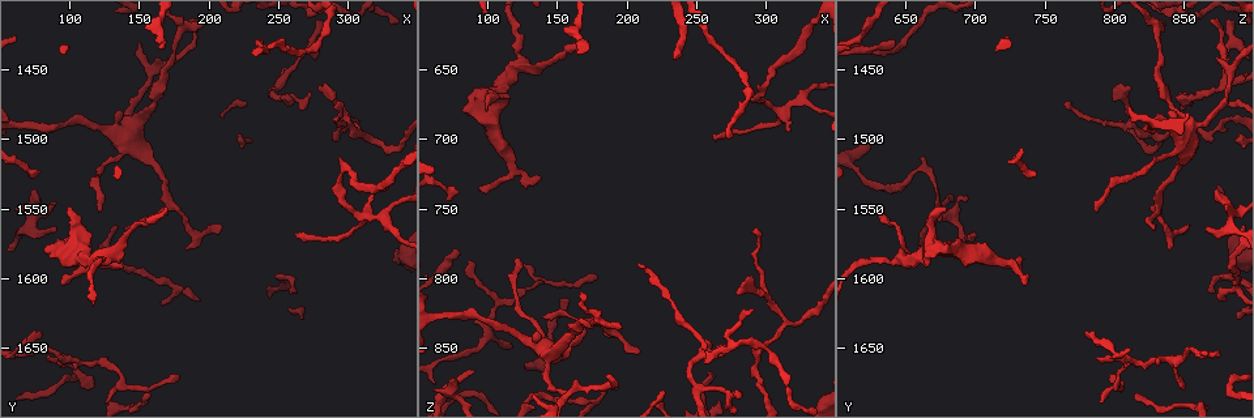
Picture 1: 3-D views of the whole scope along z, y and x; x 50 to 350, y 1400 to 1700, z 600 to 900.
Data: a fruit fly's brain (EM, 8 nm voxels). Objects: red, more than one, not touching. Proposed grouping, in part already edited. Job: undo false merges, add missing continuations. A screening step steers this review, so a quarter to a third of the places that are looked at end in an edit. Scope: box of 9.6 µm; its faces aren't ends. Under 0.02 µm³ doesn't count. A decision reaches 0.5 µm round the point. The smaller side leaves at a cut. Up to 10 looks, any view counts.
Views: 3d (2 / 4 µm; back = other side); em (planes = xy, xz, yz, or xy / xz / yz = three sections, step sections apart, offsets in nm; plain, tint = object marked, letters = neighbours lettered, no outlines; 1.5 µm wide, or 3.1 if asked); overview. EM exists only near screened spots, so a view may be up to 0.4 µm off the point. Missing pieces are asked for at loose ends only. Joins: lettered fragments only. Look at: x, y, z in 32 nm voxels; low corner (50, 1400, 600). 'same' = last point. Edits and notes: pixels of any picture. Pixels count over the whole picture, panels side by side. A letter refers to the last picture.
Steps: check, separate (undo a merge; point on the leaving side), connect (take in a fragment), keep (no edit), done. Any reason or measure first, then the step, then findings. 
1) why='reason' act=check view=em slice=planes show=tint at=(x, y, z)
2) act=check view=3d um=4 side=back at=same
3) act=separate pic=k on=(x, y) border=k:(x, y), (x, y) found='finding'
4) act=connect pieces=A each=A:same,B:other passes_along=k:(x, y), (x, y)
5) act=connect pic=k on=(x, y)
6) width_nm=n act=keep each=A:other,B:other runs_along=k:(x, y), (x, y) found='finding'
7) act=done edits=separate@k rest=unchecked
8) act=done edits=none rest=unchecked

act=check view=em slice=planes show=tint at=(124, 1584, 648)

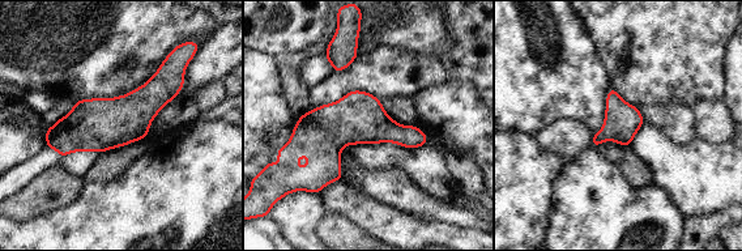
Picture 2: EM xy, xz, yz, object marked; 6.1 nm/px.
why='see the neighbours' act=check view=em slice=planes show=letters at=same

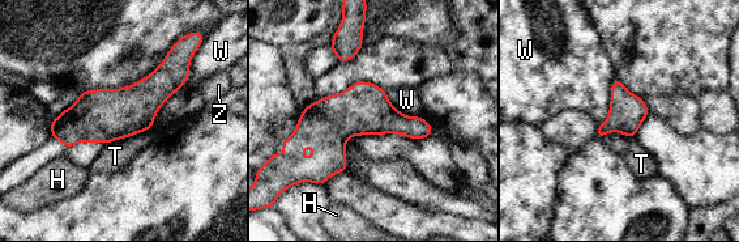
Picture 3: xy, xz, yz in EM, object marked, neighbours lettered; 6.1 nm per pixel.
act=keep each=H:other,T:other,W:other,Z:other border=3:(189, 75), (158, 110), (152, 126) found='one cell here'

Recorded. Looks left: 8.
why='branch stops here' act=check view=3d um=2 at=(100, 1550, 678)

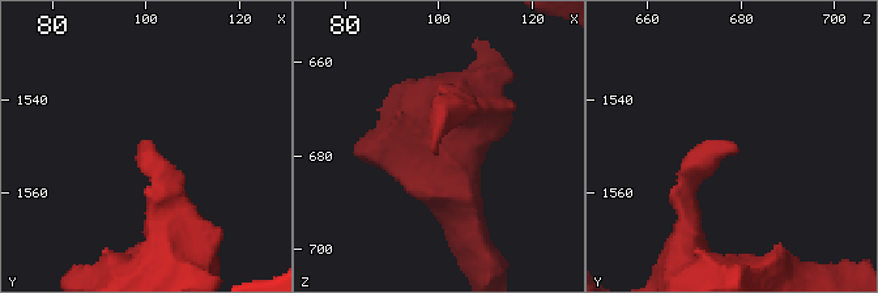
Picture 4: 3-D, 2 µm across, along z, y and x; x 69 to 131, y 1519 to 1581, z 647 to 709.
why='shape alone is not enough' act=check view=em slice=planes show=letters at=(99, 1549, 679)

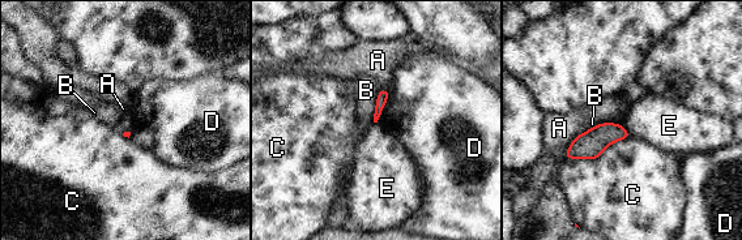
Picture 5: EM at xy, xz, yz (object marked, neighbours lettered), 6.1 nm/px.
act=keep each=A:other,B:other,C:other,D:other,E:other border=5:(625, 125), (631, 134) found='no lettered fragment goes on from it'

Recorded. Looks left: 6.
why='free end' act=check view=3d um=4 at=(118, 1678, 850)

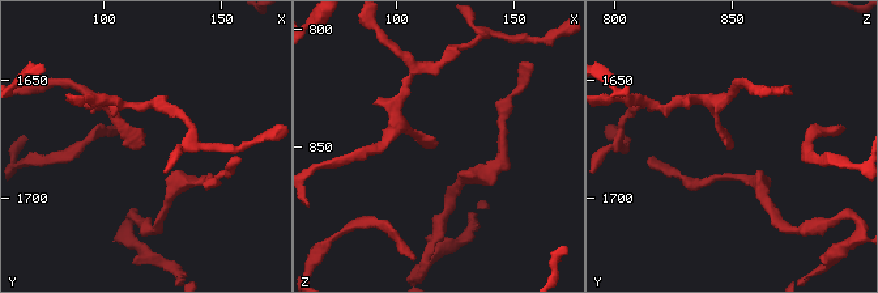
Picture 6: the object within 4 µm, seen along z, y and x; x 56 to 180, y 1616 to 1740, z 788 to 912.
act=check view=em slice=xz step=8 show=letters at=(117, 1678, 848)

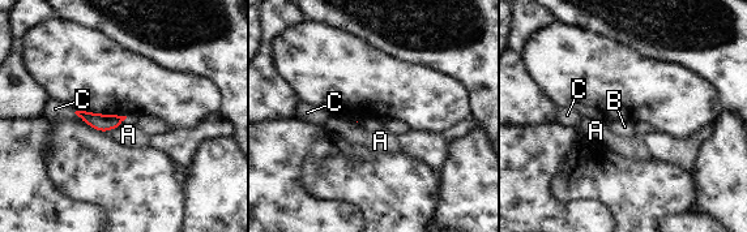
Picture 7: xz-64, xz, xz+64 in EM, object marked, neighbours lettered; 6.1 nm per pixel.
why='cut it another way' act=check view=em slice=planes show=letters at=same

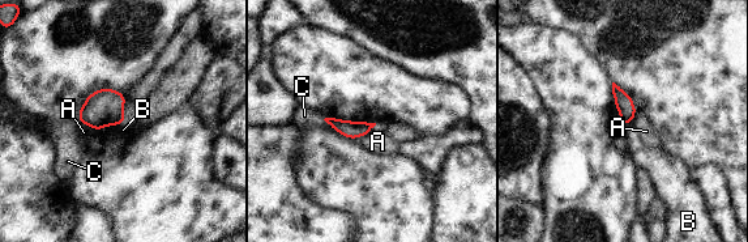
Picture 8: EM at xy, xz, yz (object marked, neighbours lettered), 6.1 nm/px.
act=keep each=A:other,B:other,C:other border=8:(124, 122), (118, 124) found='no lettered fragment goes on from it'

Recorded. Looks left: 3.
why='branch stops here' act=check view=3d um=4 at=(74, 1538, 872)

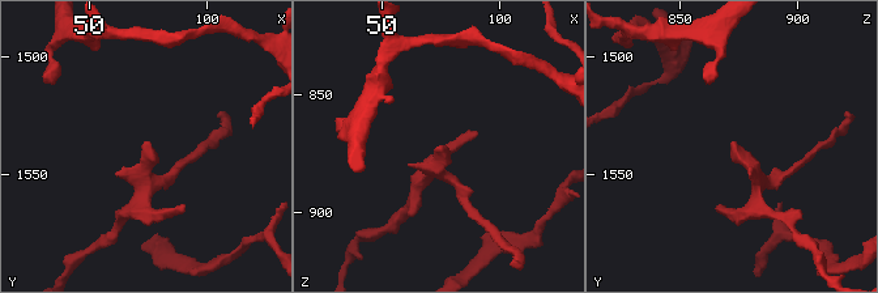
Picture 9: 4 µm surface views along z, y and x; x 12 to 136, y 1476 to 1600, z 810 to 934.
why='need the tissue' act=check view=em slice=yz step=8 show=tint at=(75, 1536, 873)

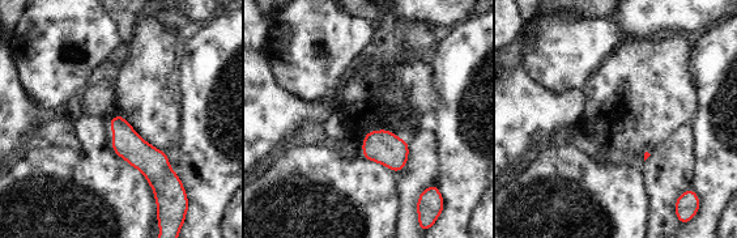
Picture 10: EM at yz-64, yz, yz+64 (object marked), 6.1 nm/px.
act=check view=em slice=planes show=letters at=same

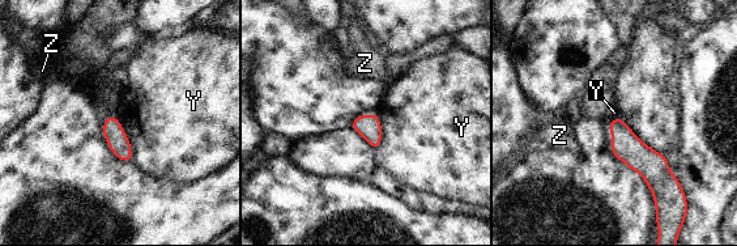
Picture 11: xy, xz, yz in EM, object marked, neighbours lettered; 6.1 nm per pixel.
act=keep each=Y:other,Z:other border=11:(114, 115), (128, 139), (131, 160) found='no lettered fragment goes on from it'

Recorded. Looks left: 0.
act=done edits=none rest=unchecked

